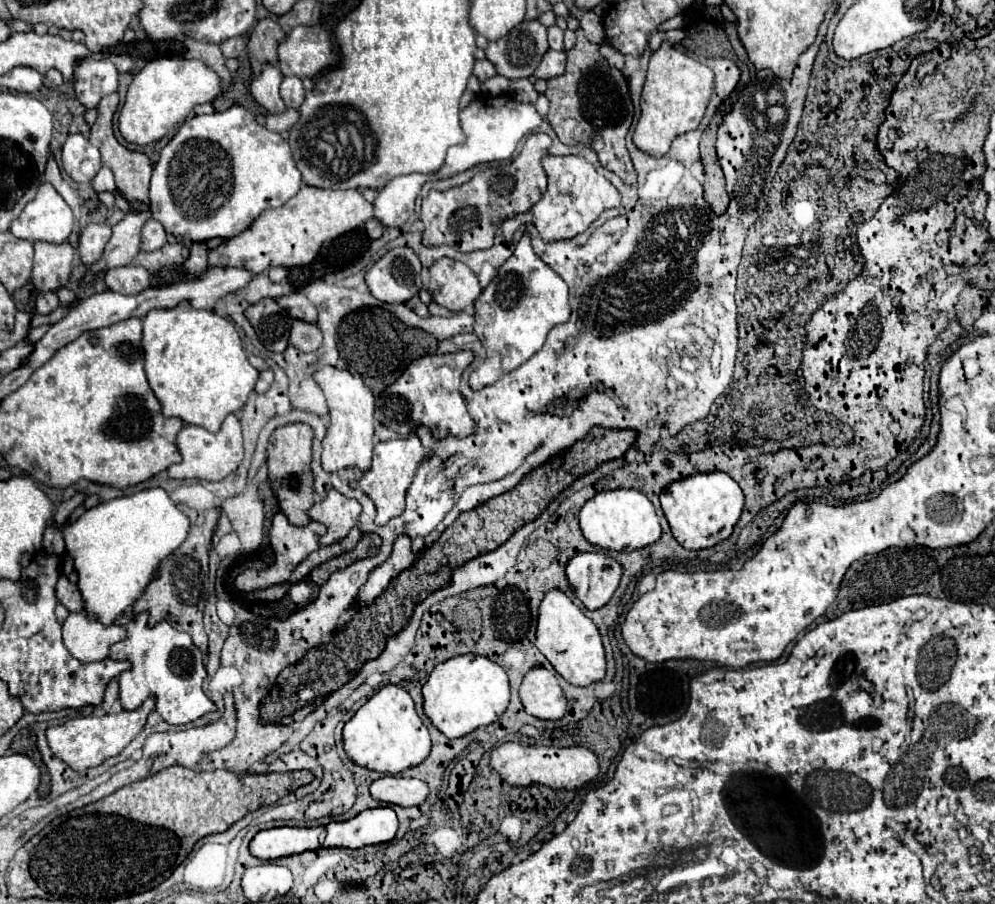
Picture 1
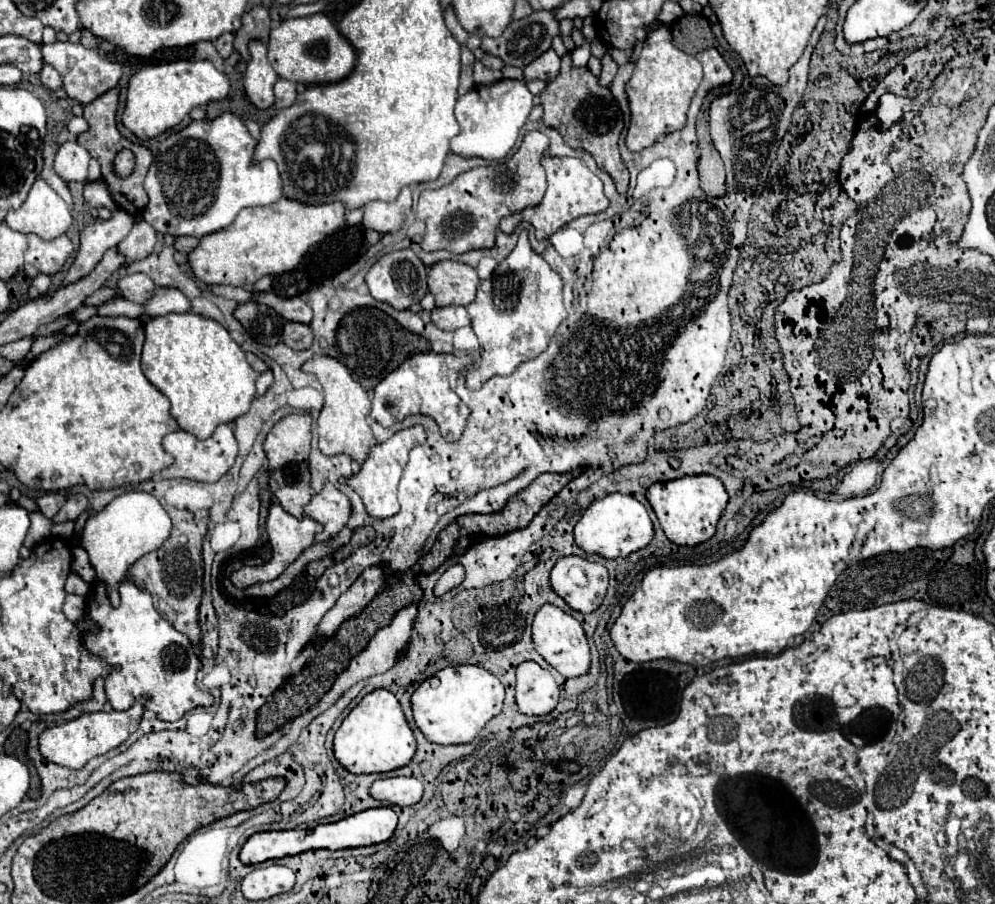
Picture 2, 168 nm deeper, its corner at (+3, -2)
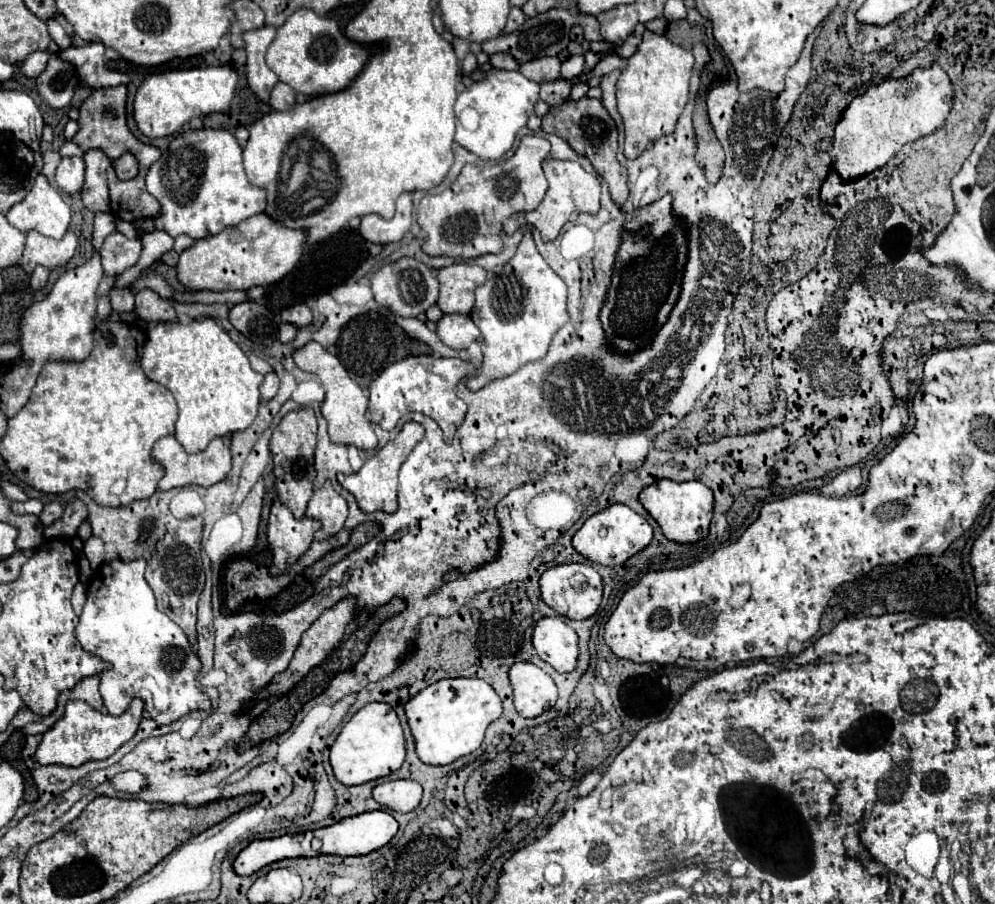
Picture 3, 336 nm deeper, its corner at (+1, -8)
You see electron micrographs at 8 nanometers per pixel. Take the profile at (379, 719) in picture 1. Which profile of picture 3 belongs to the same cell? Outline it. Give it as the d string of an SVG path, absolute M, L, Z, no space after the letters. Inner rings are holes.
M368 703L362 707L340 731L334 745L330 747L330 763L334 777L342 785L362 785L372 779L382 779L392 771L400 769L406 757L406 743L398 715L388 703Z

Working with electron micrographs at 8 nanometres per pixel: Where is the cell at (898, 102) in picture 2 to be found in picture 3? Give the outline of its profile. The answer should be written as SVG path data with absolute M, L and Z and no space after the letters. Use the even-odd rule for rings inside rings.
M938 63L918 67L908 77L884 79L868 87L864 95L854 97L836 123L830 149L832 169L848 183L884 167L906 143L938 131L952 109L952 101L954 87Z

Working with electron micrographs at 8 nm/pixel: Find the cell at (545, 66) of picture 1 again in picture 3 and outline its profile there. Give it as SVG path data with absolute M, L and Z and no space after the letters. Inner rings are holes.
M540 57L520 65L520 73L536 83L560 79L560 59L558 57Z

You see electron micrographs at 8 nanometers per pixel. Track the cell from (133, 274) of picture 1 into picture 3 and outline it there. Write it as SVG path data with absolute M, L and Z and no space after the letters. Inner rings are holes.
M148 289L136 293L136 313L148 323L162 323L162 321L178 319L174 305Z

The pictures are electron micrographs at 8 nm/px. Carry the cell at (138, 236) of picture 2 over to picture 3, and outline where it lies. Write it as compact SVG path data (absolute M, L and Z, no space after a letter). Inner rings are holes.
M120 231L110 233L104 239L104 247L100 247L100 259L104 267L104 275L116 277L128 267L132 267L142 251L140 239L128 239Z

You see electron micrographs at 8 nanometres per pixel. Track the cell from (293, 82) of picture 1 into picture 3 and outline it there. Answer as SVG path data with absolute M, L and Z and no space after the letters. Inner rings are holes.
M276 83L276 87L272 89L272 93L270 93L270 105L276 109L276 111L288 111L288 109L292 109L292 105L296 103L296 91L290 87L290 85L286 85L286 83Z

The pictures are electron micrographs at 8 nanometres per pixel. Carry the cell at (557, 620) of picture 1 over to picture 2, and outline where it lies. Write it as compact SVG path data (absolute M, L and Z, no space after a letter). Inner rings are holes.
M542 605L536 613L536 619L532 623L532 639L536 651L564 677L580 677L590 671L590 647L586 639L586 631L582 625L556 605Z

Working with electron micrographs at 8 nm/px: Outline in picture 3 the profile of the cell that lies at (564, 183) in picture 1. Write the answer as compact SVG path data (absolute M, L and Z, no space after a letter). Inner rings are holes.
M548 157L544 159L542 169L550 183L546 197L536 211L522 213L526 213L526 225L536 227L544 241L554 241L572 213L596 213L600 209L600 181L596 179L596 175L586 173L582 165L574 161L556 161Z

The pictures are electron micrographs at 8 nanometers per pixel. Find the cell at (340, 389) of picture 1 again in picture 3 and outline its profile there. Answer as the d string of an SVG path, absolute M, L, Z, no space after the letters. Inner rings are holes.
M308 341L304 347L296 349L292 353L296 365L302 371L312 371L320 377L322 387L324 387L324 403L322 403L322 415L328 421L328 433L334 443L344 443L344 445L356 445L358 449L376 449L378 439L372 431L370 421L366 419L366 407L368 407L368 397L360 389L356 381L350 379L338 357L330 355L320 343Z

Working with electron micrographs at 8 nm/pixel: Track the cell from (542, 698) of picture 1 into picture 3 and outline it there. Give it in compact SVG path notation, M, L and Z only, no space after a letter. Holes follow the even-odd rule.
M524 661L510 667L514 707L522 717L538 717L556 703L556 685L540 667Z

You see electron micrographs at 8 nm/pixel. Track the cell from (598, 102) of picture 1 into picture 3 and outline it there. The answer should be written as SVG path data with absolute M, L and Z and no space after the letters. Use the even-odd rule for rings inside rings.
M582 97L580 101L564 101L562 105L550 107L550 111L542 117L542 131L554 133L568 141L568 145L578 153L590 159L592 167L598 175L608 183L610 197L614 203L626 203L628 199L628 185L626 185L626 169L616 161L616 149L618 149L618 133L612 117L602 107L600 99L588 99Z

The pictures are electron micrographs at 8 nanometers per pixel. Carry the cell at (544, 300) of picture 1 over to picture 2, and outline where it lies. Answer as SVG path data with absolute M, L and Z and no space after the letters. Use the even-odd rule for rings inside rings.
M520 231L514 251L494 269L488 281L480 283L476 299L466 309L482 355L478 369L470 369L466 375L468 389L480 389L490 377L510 375L520 363L538 357L558 325L568 317L564 307L564 281L532 251L526 231Z

